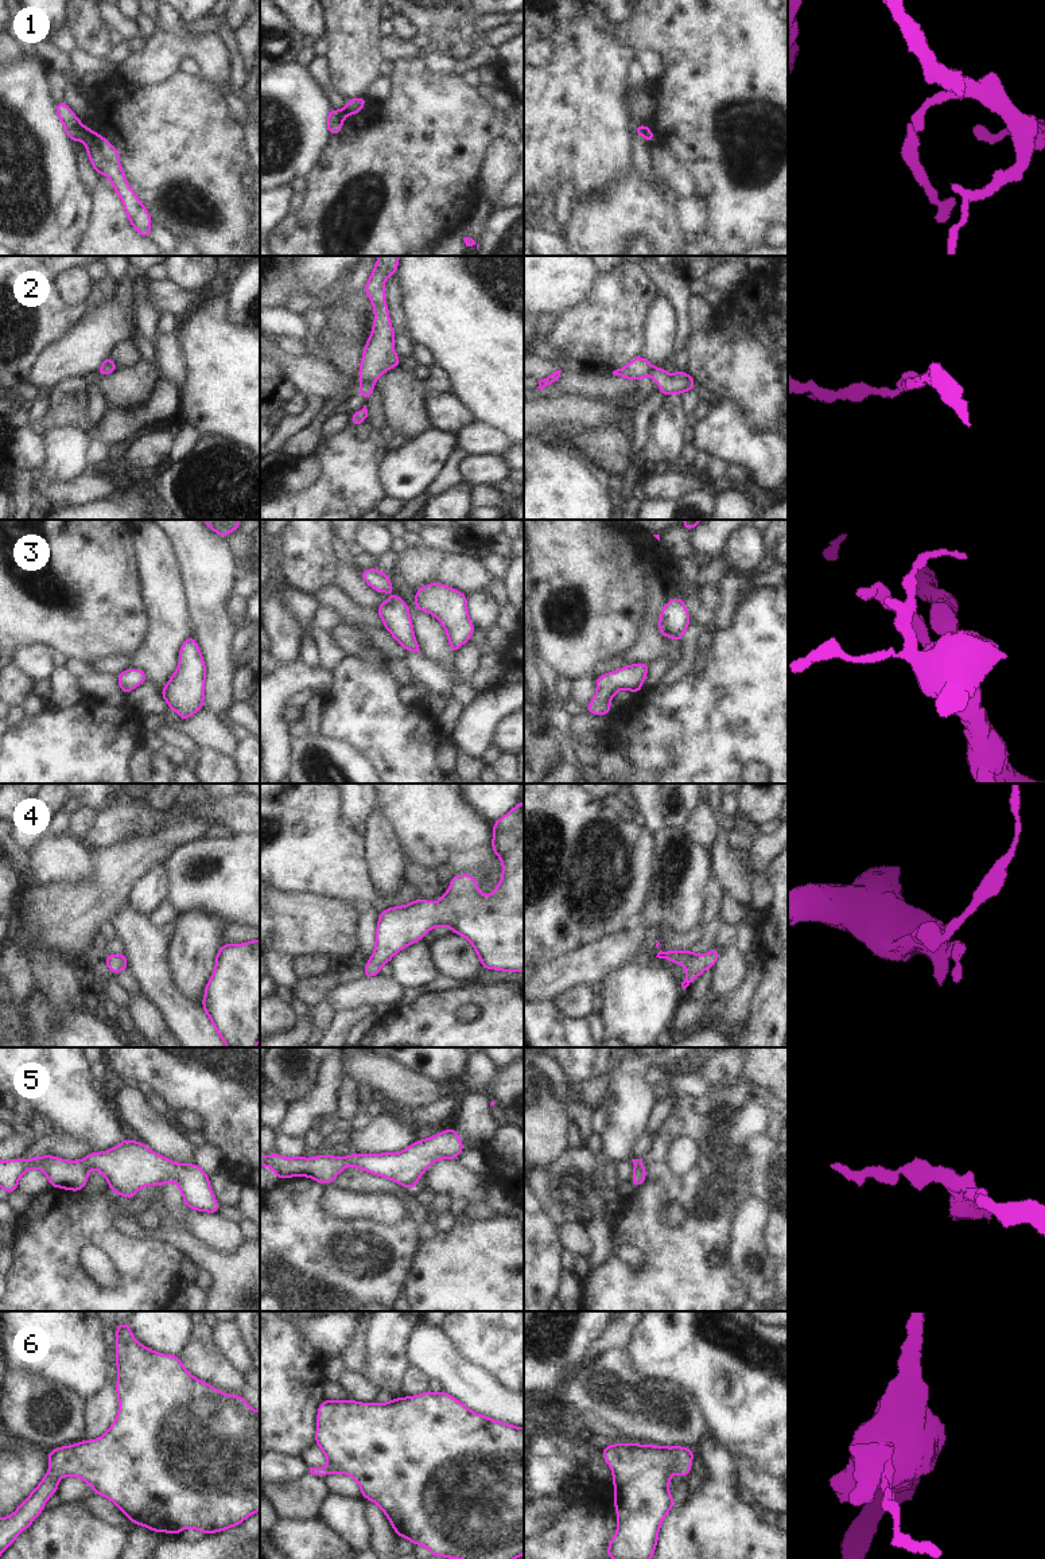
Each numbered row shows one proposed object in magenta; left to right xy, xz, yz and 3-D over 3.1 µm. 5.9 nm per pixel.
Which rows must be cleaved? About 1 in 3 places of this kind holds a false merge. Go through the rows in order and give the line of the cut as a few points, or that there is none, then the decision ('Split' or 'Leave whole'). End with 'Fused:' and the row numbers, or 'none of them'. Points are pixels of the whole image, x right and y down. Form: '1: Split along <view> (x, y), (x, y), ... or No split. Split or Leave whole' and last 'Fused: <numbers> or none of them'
1: Split along xy (81, 125), (81, 136), (84, 139). Split
2: No split. Leave whole
3: No split. Leave whole
4: No split. Leave whole
5: No split. Leave whole
6: No split. Leave whole
Fused: 1.

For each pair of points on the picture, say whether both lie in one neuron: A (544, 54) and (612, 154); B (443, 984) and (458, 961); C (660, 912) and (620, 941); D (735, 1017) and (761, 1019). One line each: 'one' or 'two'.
A: two
B: two
C: two
D: two

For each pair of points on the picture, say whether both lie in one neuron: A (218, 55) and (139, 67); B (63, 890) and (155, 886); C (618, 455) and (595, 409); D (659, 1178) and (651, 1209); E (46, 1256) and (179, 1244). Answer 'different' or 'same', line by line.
A: same
B: different
C: different
D: same
E: different

